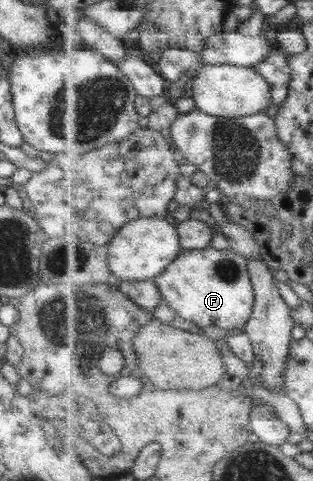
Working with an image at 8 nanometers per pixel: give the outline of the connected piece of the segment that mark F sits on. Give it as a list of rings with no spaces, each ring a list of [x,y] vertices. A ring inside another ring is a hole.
[[[211,247],[204,249],[182,250],[179,256],[159,275],[153,278],[162,292],[166,304],[176,313],[178,322],[195,326],[199,329],[215,325],[230,329],[246,327],[255,308],[255,289],[248,269],[249,260],[231,248],[218,250]]]

